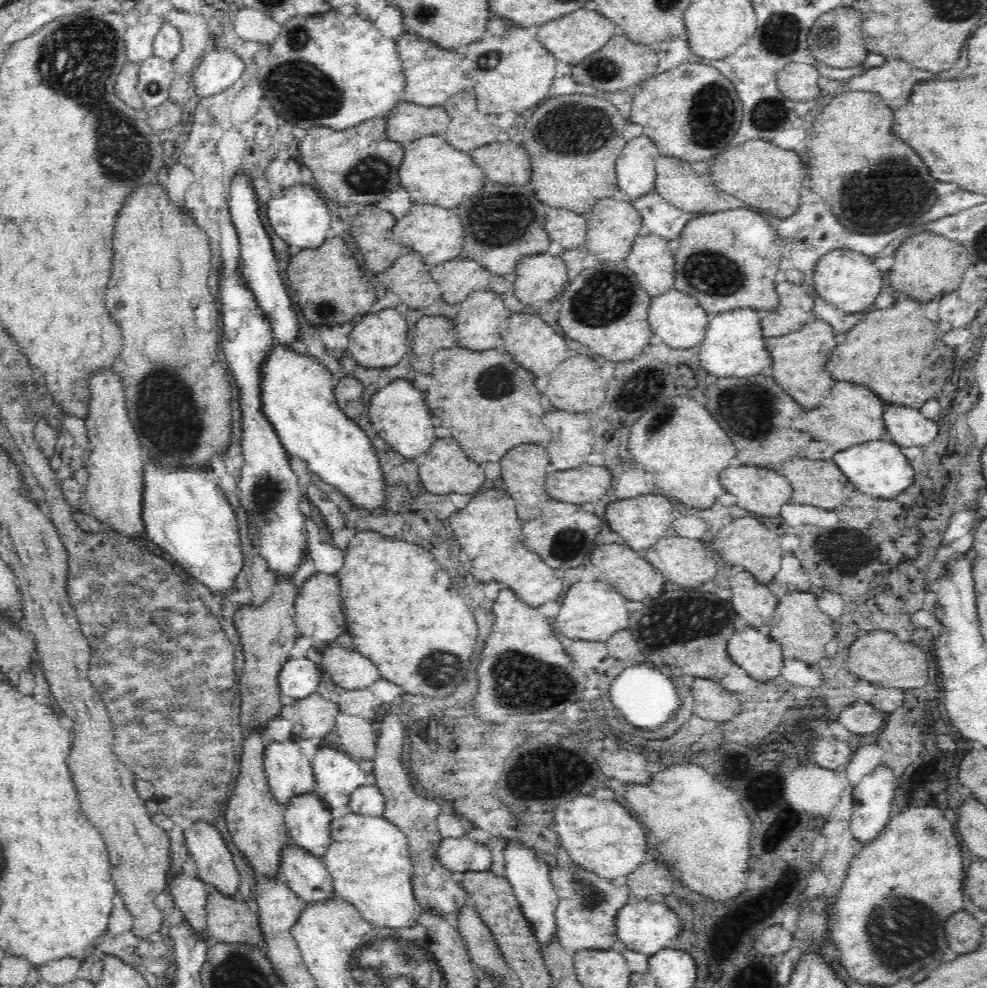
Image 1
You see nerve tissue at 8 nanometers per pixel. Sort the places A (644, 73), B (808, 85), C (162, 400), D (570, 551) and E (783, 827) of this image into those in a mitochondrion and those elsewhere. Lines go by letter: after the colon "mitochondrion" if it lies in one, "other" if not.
A: other
B: other
C: mitochondrion
D: mitochondrion
E: other

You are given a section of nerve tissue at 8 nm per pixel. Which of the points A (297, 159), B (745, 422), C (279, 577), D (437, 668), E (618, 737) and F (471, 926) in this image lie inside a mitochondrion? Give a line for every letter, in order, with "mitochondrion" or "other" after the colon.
A: other
B: mitochondrion
C: other
D: mitochondrion
E: other
F: other

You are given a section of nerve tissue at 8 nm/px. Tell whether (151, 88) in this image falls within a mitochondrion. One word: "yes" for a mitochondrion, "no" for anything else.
yes

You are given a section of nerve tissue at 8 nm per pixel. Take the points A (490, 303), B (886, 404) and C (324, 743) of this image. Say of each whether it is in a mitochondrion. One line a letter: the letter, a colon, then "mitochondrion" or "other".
A: other
B: other
C: other

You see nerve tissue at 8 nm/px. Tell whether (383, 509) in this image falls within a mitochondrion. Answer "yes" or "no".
no

